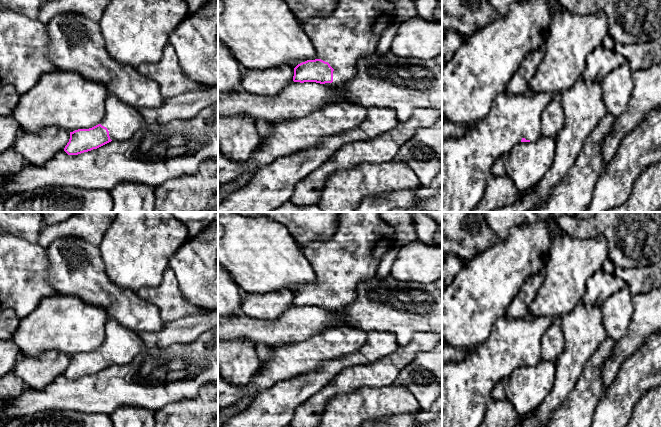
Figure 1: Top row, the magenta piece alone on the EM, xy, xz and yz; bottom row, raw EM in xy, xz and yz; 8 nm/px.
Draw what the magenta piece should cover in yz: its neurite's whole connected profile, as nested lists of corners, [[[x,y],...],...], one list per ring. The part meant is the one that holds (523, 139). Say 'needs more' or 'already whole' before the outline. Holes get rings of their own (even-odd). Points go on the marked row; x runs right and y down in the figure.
needs more; [[[553,93],[499,94],[488,115],[461,137],[442,142],[442,212],[472,212],[484,197],[495,160],[518,143],[535,141],[541,136],[540,113],[556,97]]]

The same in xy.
needs more; [[[109,94],[106,98],[106,113],[101,123],[89,129],[70,132],[64,151],[68,155],[78,155],[111,141],[127,140],[146,125],[139,110]]]

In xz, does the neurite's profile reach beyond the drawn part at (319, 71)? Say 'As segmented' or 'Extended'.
Extended

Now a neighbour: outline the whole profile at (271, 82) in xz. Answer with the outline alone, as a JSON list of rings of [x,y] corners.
[[[271,67],[268,70],[245,68],[241,77],[242,89],[253,95],[277,96],[293,83],[294,68]]]

